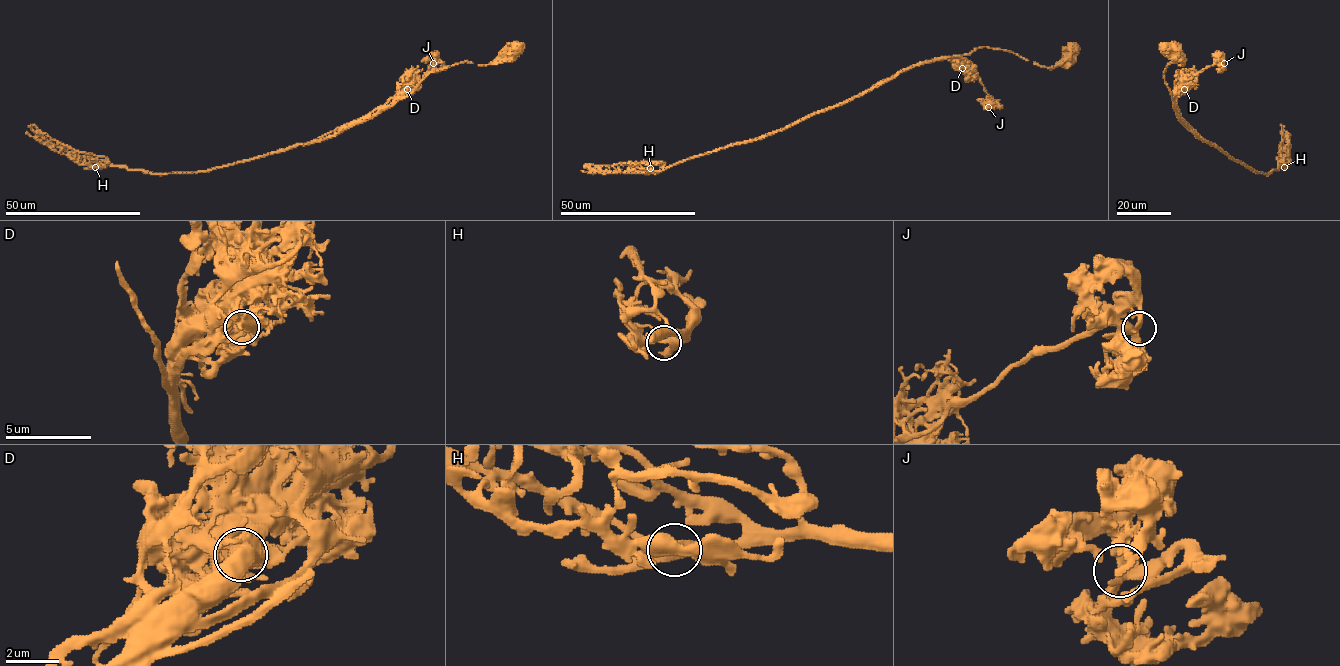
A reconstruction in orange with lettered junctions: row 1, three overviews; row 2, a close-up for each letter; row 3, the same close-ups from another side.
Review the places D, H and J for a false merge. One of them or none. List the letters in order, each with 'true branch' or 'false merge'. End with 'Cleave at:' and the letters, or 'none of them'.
D: false merge
H: true branch
J: true branch
Cleave at: D

